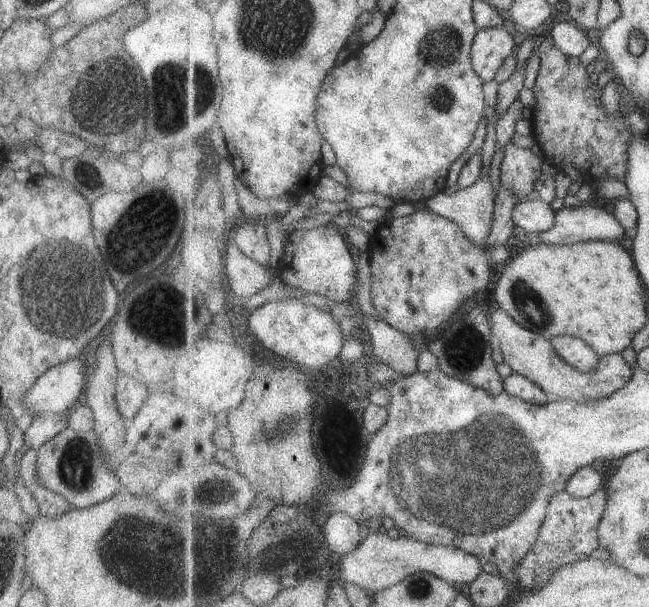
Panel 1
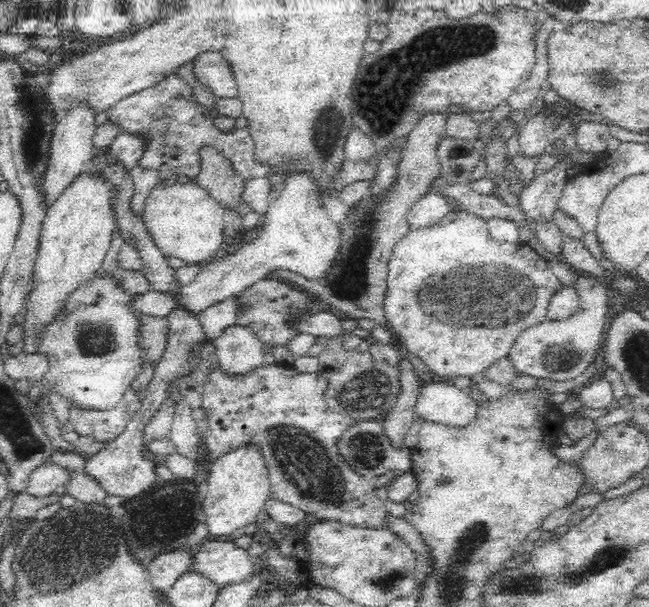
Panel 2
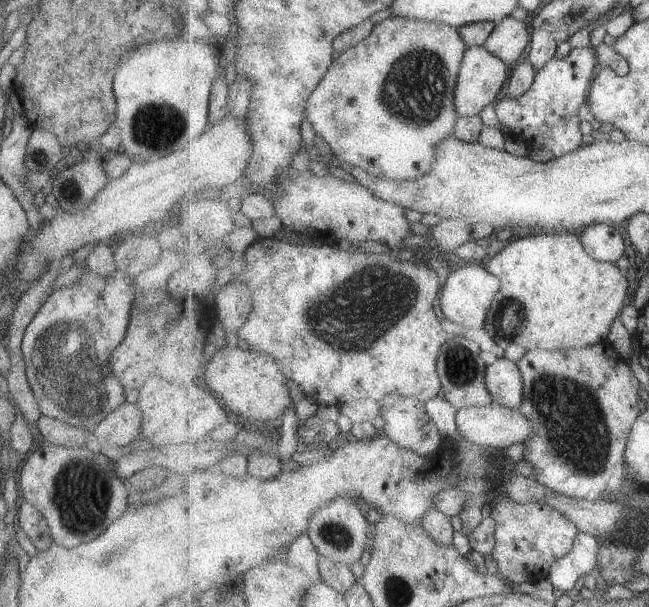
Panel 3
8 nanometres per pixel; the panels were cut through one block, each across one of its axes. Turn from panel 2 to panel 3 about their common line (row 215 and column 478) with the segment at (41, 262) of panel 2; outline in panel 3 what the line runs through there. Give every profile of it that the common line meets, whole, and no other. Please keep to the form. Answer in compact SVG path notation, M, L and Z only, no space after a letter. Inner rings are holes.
M484 45L468 47L460 68L455 95L455 108L459 117L477 116L488 104L497 101L497 96L503 90L503 82L507 80L507 74L511 73L511 69L505 60L491 54Z

